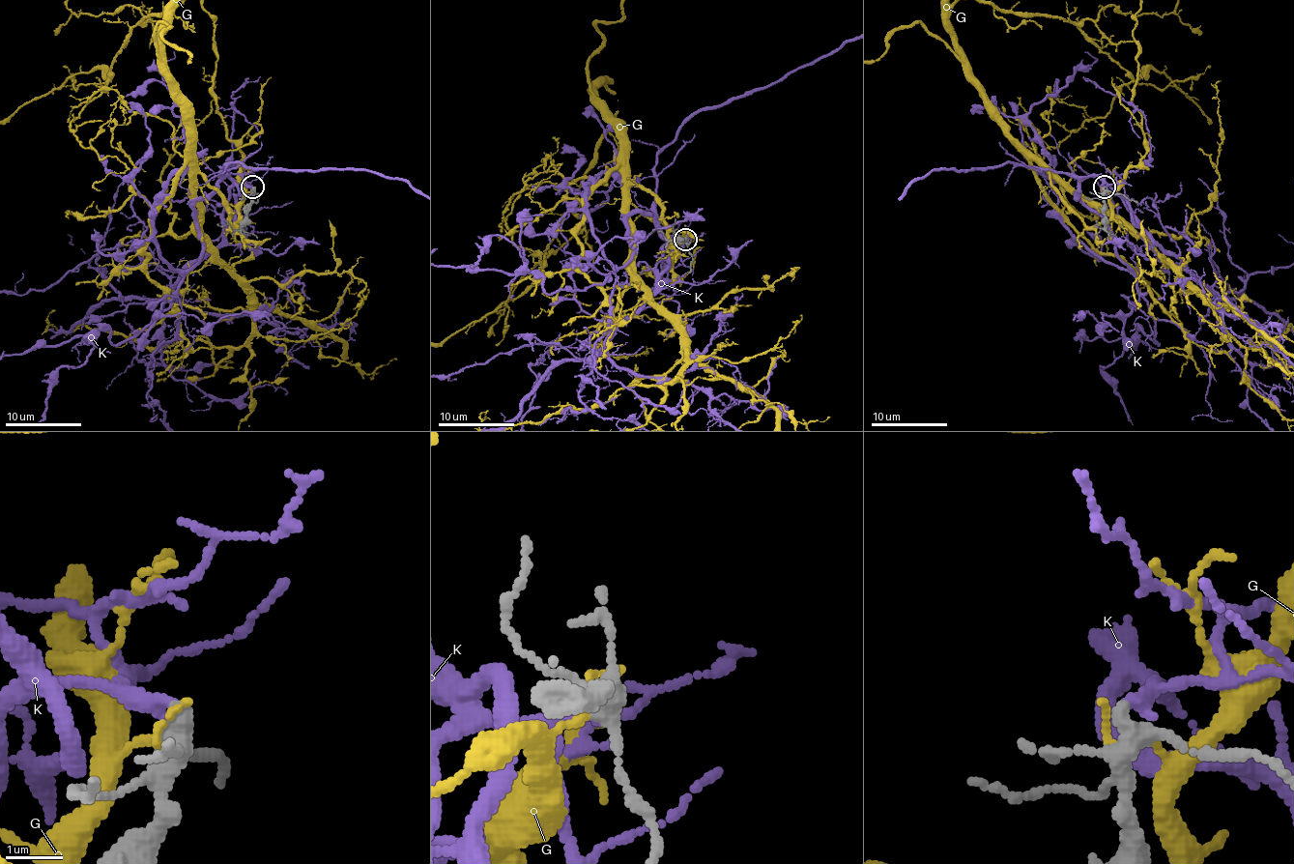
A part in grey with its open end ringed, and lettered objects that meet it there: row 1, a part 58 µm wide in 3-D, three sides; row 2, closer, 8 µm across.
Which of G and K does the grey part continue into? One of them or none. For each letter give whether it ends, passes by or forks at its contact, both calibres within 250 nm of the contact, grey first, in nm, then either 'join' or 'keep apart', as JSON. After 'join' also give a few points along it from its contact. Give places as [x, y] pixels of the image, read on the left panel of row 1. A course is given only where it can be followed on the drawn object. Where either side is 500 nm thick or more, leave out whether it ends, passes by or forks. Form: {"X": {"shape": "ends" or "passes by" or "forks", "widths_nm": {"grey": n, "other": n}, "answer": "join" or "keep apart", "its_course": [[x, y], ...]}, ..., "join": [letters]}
{"G": {"shape": "ends", "widths_nm": {"grey": 320, "other": 150}, "answer": "keep apart"}, "K": {"shape": "ends", "widths_nm": {"grey": 280, "other": 240}, "answer": "join", "its_course": [[254, 187], [223, 176], [223, 166], [239, 162], [298, 170], [368, 170], [405, 180]]}, "join": ["K"]}

